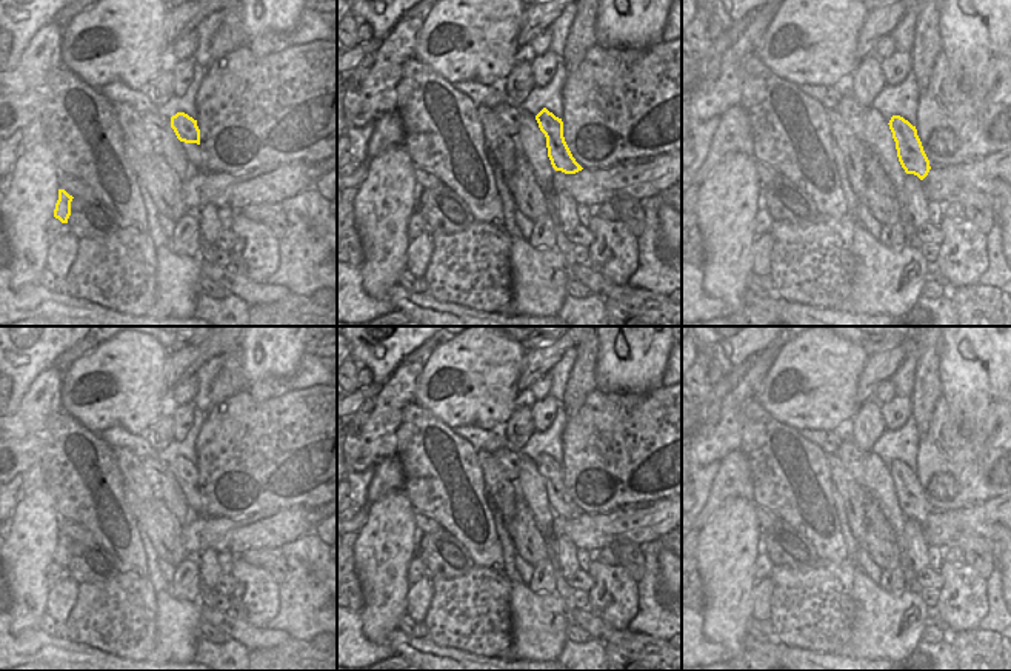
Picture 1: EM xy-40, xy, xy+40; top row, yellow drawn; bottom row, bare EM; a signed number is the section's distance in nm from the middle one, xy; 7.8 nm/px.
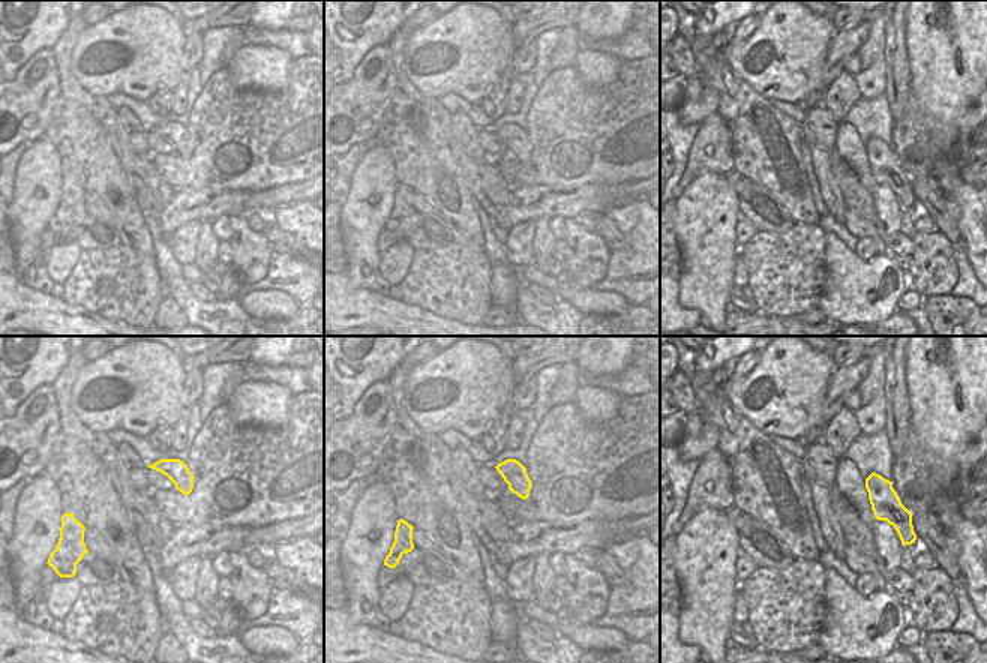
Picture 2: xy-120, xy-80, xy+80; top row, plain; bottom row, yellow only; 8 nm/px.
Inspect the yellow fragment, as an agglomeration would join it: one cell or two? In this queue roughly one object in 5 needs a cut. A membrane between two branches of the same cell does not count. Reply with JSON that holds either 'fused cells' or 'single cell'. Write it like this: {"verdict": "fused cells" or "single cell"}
{"verdict": "single cell"}

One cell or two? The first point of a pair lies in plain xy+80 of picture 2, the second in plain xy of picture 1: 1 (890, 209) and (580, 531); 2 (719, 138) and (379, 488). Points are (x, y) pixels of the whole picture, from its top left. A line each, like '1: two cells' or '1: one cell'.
1: two cells
2: one cell

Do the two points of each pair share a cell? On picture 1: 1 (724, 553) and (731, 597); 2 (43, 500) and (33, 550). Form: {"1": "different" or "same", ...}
{"1": "same", "2": "same"}

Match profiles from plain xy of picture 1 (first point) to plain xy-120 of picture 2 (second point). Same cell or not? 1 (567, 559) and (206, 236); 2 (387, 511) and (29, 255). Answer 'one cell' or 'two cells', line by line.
1: one cell
2: one cell

